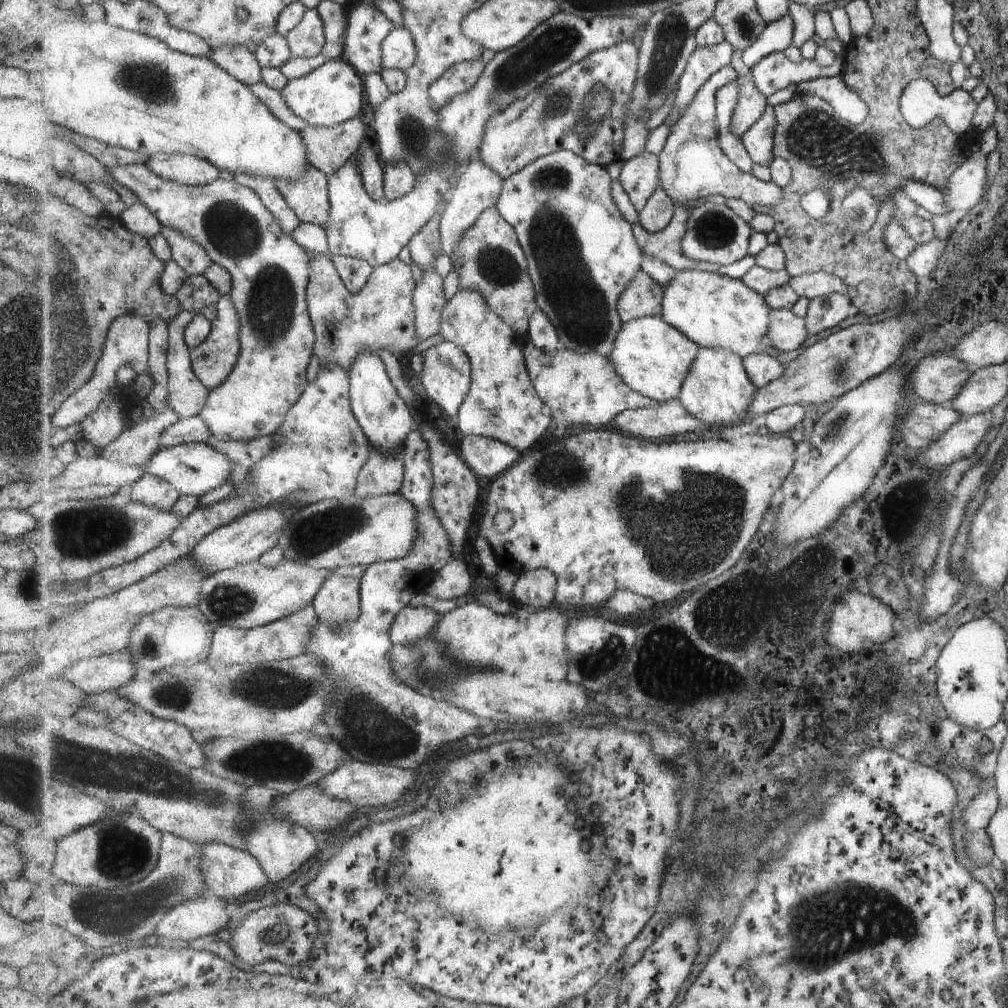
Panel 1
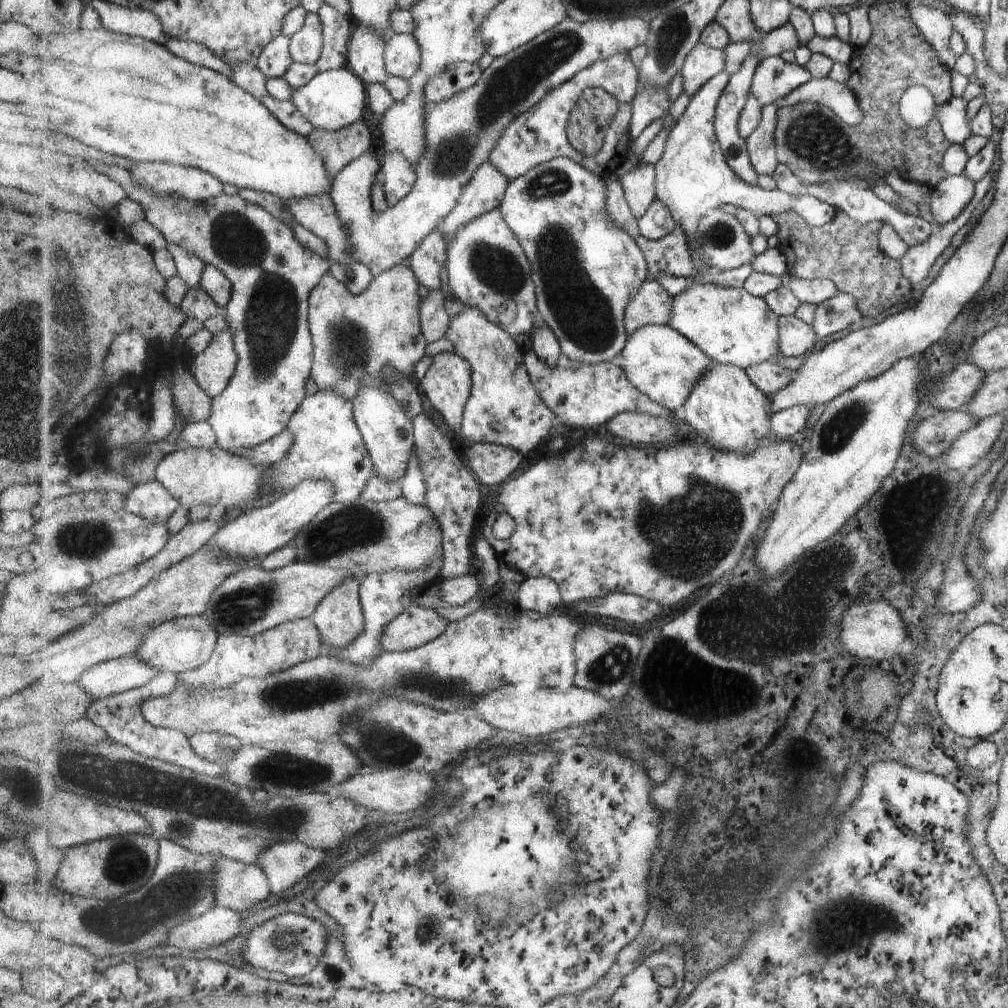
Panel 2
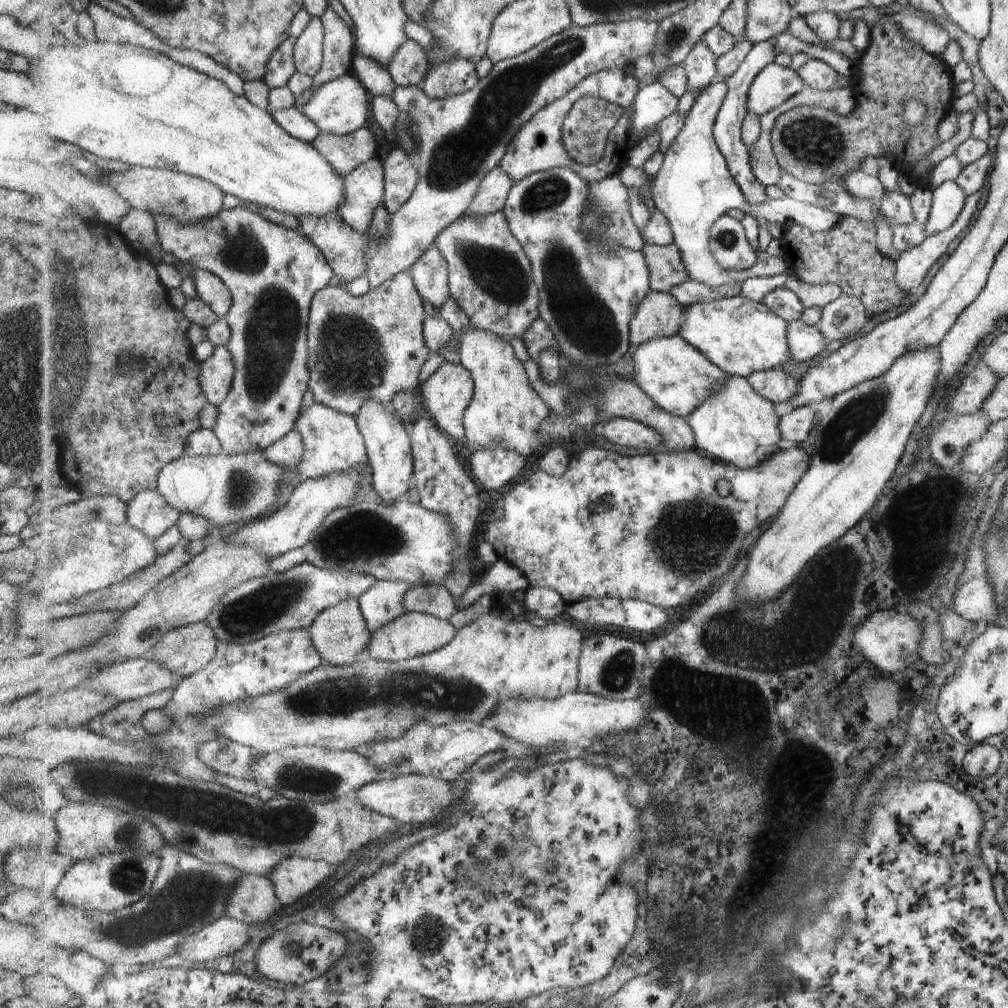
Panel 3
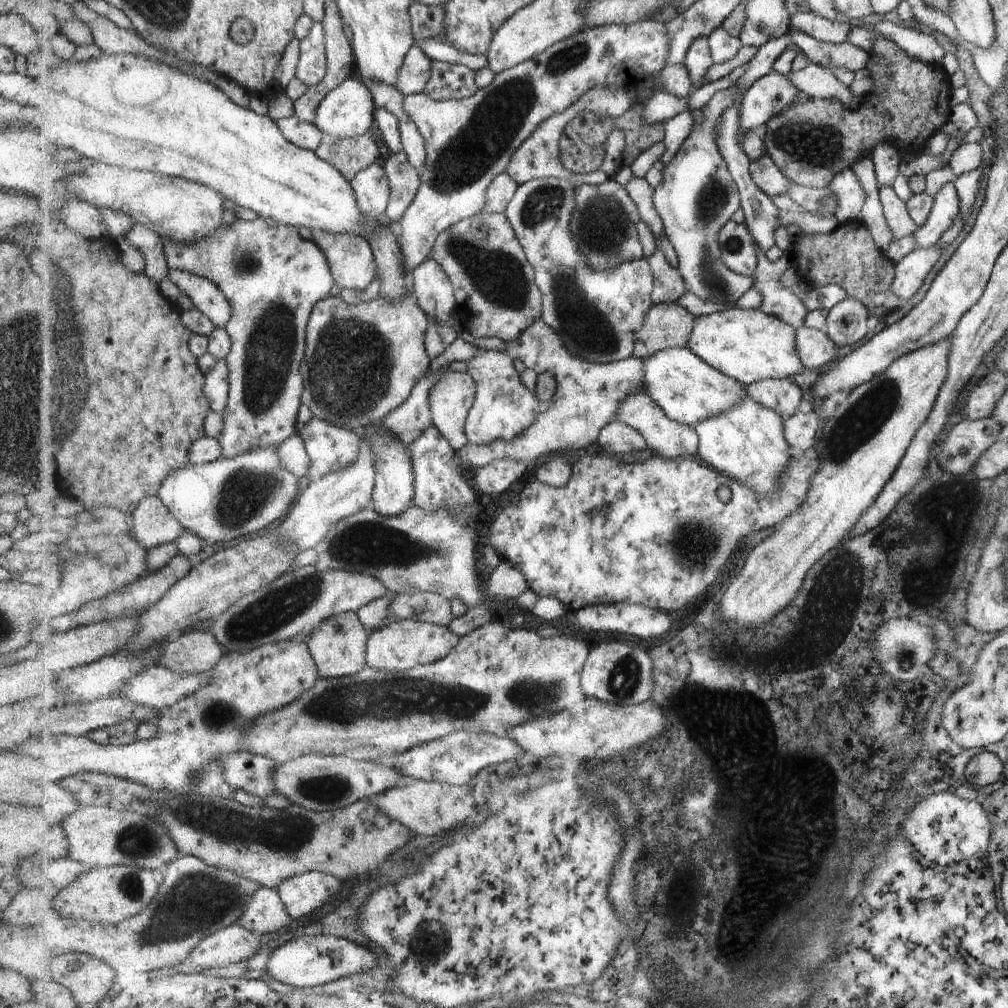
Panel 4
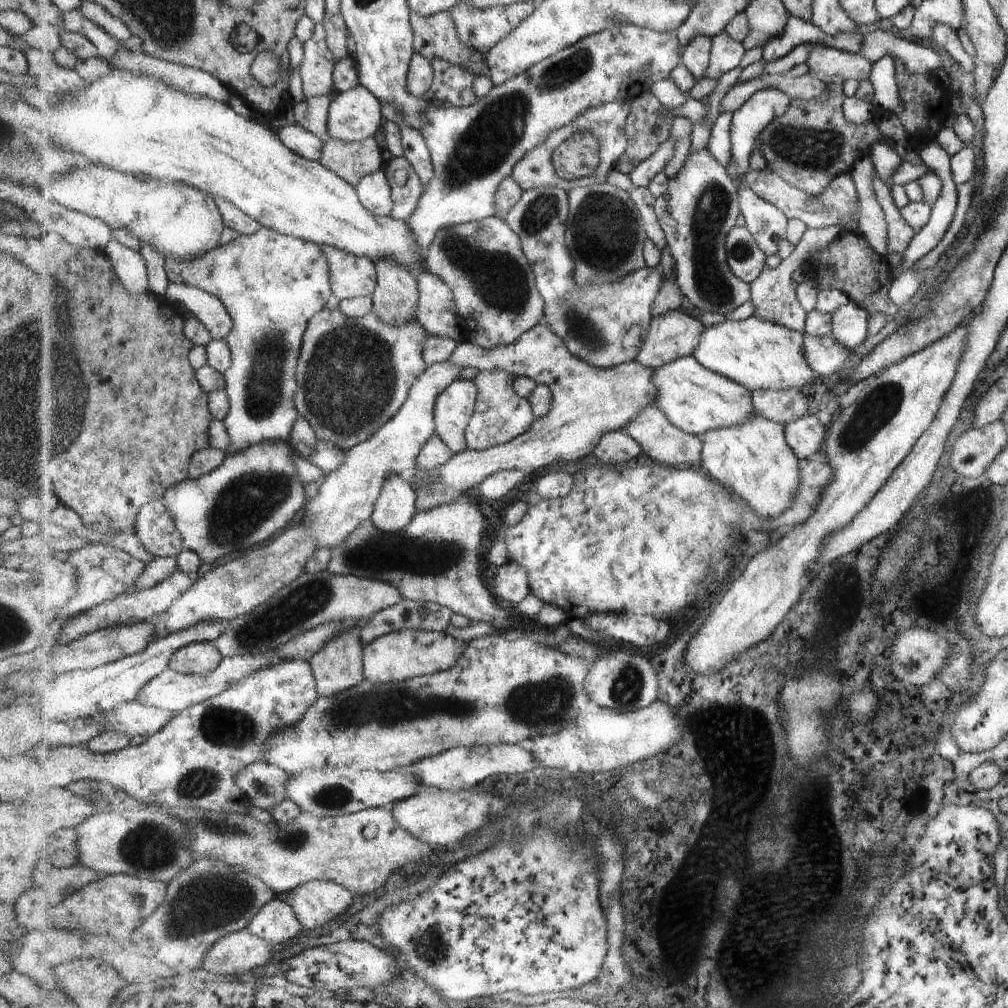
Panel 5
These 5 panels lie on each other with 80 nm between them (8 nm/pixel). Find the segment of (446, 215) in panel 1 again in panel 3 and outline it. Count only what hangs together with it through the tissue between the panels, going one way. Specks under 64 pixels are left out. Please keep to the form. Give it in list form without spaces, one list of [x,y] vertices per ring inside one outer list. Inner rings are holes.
[[[500,167],[493,168],[481,182],[477,196],[469,204],[467,215],[486,216],[502,212],[515,182]]]

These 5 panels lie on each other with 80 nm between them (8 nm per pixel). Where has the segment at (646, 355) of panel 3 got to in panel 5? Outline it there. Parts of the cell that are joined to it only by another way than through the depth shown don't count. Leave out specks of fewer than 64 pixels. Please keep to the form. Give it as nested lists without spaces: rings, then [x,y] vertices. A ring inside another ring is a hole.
[[[679,356],[665,366],[653,368],[653,382],[657,388],[658,407],[675,426],[695,436],[702,437],[709,430],[743,424],[756,414],[752,391],[699,364],[695,356]]]

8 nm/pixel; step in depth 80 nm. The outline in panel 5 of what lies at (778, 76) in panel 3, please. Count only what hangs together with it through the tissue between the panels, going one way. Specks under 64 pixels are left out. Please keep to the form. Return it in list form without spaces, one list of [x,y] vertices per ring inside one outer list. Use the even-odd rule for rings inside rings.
[[[773,86],[773,88],[765,88],[765,90],[755,92],[753,96],[734,113],[734,120],[731,126],[732,138],[730,141],[733,161],[727,168],[727,172],[729,172],[729,176],[733,178],[737,189],[745,182],[745,178],[747,178],[747,174],[749,174],[751,152],[755,150],[757,138],[761,135],[761,132],[764,132],[775,120],[778,120],[783,114],[786,114],[791,104],[792,101],[791,98],[787,96],[787,92],[777,90],[777,88]]]

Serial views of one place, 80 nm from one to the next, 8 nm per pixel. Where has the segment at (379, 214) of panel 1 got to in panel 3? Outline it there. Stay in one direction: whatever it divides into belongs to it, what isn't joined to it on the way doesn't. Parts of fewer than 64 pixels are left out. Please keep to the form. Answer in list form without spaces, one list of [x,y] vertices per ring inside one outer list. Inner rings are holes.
[[[644,19],[587,27],[573,24],[521,56],[497,62],[473,90],[449,98],[429,99],[421,87],[395,84],[394,102],[404,116],[415,122],[415,132],[422,147],[415,158],[419,172],[415,193],[399,212],[392,215],[386,235],[376,241],[370,239],[367,230],[375,210],[385,204],[384,164],[376,155],[344,177],[345,207],[341,206],[338,211],[342,220],[369,242],[370,288],[379,288],[379,284],[387,282],[391,276],[410,270],[438,241],[443,230],[467,215],[483,178],[499,167],[507,154],[507,144],[511,144],[515,134],[539,110],[563,98],[591,74],[615,68],[630,72],[635,62],[653,55],[657,32],[659,23]]]

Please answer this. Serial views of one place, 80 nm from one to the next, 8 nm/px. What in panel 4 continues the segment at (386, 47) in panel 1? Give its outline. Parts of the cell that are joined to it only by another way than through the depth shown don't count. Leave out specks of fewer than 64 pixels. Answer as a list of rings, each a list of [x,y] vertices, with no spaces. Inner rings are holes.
[[[417,44],[407,53],[406,61],[400,70],[397,88],[407,95],[420,95],[429,84],[432,74],[431,60]]]

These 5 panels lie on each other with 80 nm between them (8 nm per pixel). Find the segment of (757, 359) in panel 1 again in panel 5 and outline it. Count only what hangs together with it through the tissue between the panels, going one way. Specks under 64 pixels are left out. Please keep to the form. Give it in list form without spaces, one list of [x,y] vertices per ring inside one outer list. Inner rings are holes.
[[[797,388],[755,390],[753,404],[756,413],[773,420],[773,422],[783,424],[783,427],[789,422],[803,418],[807,411],[810,411],[809,400]]]

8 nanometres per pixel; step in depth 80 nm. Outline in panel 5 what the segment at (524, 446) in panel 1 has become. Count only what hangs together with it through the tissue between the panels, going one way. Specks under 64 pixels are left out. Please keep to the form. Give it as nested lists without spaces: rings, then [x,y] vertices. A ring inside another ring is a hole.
[[[507,370],[495,372],[477,372],[474,383],[478,387],[478,402],[475,413],[467,426],[466,440],[468,450],[485,450],[503,444],[508,444],[530,431],[534,425],[535,410],[527,398],[523,398],[515,390],[515,376]]]

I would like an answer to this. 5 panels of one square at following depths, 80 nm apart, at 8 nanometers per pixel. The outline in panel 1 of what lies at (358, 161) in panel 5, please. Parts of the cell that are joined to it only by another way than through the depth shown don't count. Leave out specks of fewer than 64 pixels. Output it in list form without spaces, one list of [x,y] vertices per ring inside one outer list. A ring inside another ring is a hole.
[[[361,117],[337,126],[308,125],[301,138],[309,150],[309,162],[329,177],[343,169],[367,140],[367,126]]]

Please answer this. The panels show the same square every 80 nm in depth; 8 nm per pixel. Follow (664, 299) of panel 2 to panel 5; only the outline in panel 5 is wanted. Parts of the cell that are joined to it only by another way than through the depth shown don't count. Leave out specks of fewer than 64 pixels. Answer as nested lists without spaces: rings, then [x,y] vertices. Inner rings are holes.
[[[682,309],[653,316],[650,326],[645,344],[639,350],[637,361],[642,366],[651,369],[665,366],[665,364],[677,360],[679,356],[694,356],[693,352],[699,348],[699,342],[701,342],[703,330],[705,330],[705,326],[697,318]]]

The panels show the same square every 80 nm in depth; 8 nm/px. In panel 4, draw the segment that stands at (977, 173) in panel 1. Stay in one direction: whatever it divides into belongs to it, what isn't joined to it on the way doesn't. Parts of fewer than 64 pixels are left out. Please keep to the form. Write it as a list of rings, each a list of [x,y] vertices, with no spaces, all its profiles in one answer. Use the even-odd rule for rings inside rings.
[[[946,183],[933,194],[932,206],[925,223],[913,233],[914,250],[936,244],[959,214],[959,200],[952,183]]]

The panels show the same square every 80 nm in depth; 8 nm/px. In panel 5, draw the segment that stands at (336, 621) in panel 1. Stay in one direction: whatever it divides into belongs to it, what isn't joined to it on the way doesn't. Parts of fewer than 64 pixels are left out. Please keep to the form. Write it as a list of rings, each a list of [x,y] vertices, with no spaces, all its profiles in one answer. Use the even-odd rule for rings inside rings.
[[[355,626],[343,634],[339,634],[337,638],[333,638],[331,642],[327,642],[323,646],[321,652],[317,652],[313,658],[311,658],[310,664],[313,668],[313,674],[317,680],[318,696],[335,696],[335,694],[341,694],[345,692],[347,688],[355,688],[363,682],[364,670],[364,654],[366,645],[363,644],[363,640],[359,638],[360,627]]]

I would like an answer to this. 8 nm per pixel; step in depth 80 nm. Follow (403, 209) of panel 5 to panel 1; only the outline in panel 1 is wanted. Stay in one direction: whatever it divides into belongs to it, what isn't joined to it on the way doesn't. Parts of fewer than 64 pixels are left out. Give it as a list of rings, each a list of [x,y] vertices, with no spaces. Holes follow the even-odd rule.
[[[405,162],[383,165],[386,199],[398,200],[415,189],[418,178]]]

